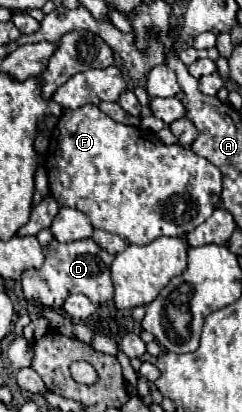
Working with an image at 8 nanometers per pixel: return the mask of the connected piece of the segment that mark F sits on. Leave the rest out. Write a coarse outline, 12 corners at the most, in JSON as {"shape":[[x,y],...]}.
{"shape":[[64,110],[60,206],[128,244],[184,238],[222,174],[152,130]]}

